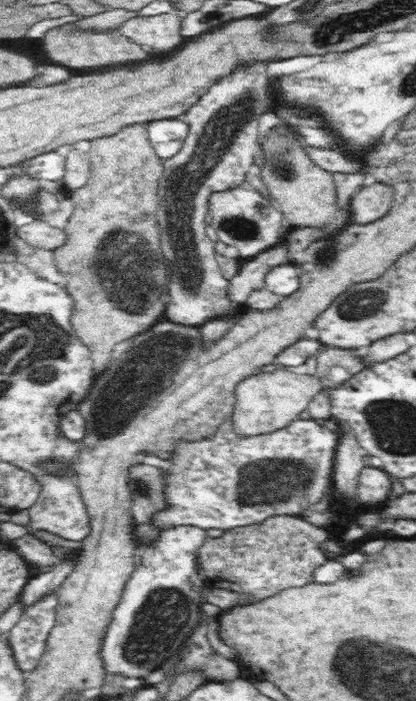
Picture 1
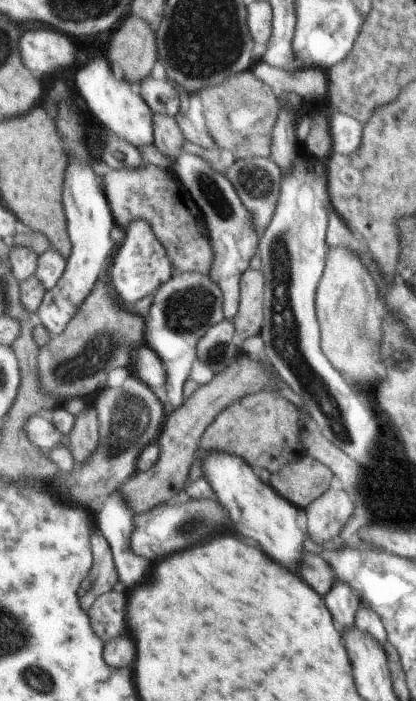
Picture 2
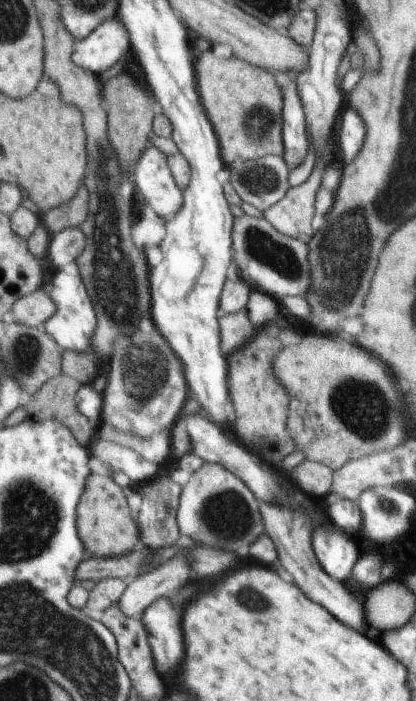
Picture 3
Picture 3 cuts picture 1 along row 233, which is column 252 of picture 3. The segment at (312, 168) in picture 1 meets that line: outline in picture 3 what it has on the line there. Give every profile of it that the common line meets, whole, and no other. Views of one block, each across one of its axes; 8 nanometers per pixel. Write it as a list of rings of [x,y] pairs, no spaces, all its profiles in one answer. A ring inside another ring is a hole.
[[[246,311],[225,314],[220,317],[220,322],[222,323],[222,347],[228,355],[244,347],[254,334],[255,326],[250,322]]]

